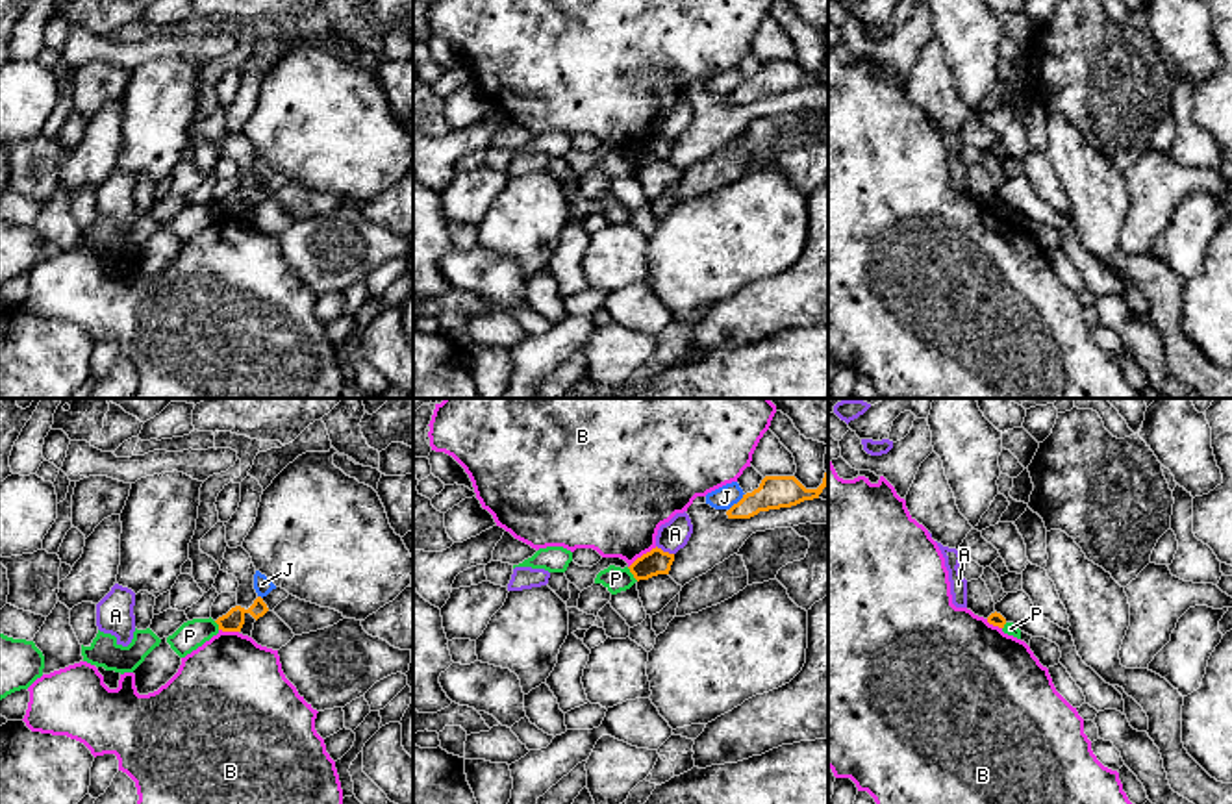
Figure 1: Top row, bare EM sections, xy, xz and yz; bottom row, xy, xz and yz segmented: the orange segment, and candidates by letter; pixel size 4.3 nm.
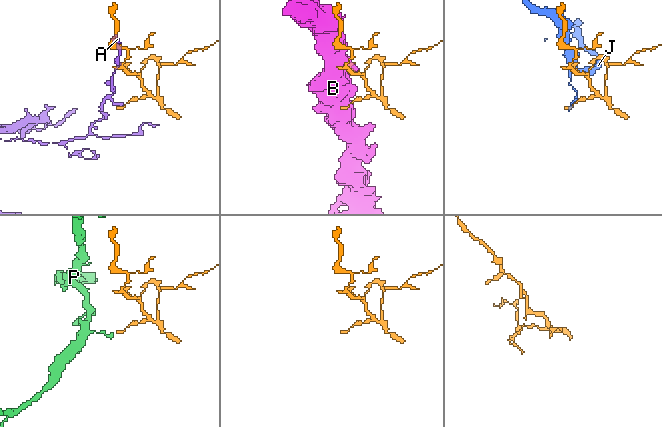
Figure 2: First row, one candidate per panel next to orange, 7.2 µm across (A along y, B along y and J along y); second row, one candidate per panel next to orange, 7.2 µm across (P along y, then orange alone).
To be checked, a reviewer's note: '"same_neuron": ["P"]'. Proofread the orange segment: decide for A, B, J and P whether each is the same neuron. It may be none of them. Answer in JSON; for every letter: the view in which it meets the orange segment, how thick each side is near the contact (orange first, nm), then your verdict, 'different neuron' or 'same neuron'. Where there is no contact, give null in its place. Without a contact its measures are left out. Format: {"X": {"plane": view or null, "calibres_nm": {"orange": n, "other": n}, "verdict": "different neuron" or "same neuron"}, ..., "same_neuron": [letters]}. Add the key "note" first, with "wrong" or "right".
{"note": "wrong", "A": {"plane": "xz", "calibres_nm": {"orange": 110, "other": 130}, "verdict": "different neuron"}, "B": {"plane": "xz", "calibres_nm": {"orange": 110, "other": 420}, "verdict": "different neuron"}, "J": {"plane": "xz", "calibres_nm": {"orange": 140, "other": 100}, "verdict": "different neuron"}, "P": {"plane": "xz", "calibres_nm": {"orange": 110, "other": 110}, "verdict": "different neuron"}, "same_neuron": []}

